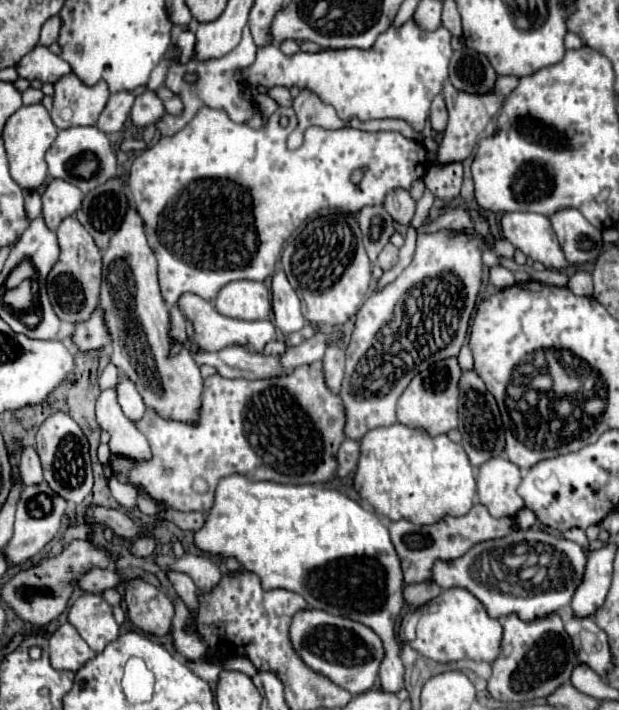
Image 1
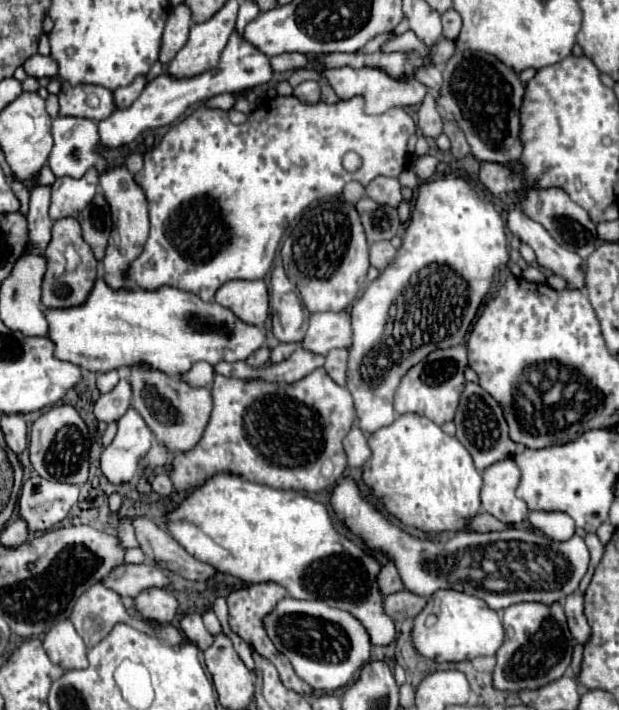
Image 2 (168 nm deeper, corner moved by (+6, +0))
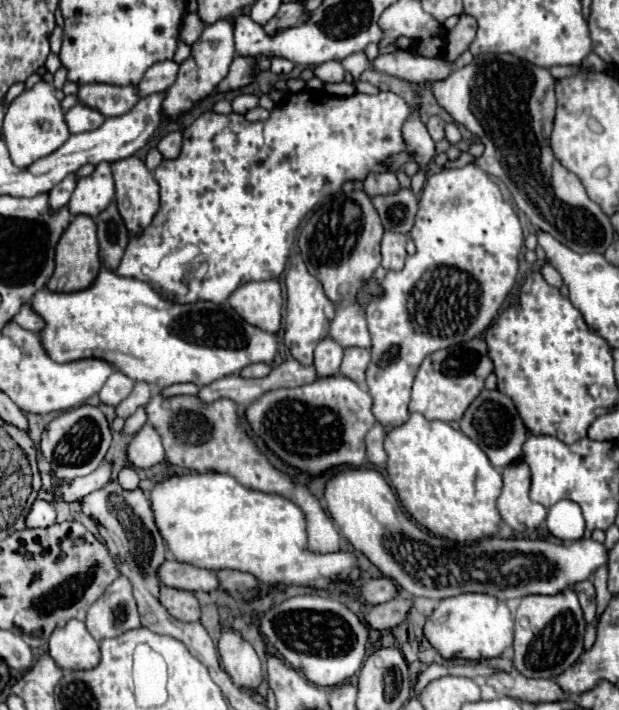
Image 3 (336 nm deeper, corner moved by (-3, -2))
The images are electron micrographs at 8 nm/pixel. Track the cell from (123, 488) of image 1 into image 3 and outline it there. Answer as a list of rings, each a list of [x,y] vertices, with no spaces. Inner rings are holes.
[[[144,424],[142,430],[130,442],[128,460],[132,462],[134,468],[150,468],[164,460],[162,440],[150,424]]]

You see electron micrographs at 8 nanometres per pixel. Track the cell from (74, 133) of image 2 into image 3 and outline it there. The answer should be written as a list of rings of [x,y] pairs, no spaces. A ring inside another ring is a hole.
[[[74,106],[66,112],[66,124],[68,124],[72,134],[94,130],[102,122],[104,122],[104,116],[100,112],[96,112],[94,108],[88,108],[88,106]]]

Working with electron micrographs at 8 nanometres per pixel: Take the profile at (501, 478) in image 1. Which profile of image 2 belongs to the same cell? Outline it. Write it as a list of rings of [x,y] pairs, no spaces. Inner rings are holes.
[[[513,458],[499,460],[483,470],[481,506],[501,522],[519,524],[527,518],[529,510],[523,500],[515,496],[519,484],[519,468]]]

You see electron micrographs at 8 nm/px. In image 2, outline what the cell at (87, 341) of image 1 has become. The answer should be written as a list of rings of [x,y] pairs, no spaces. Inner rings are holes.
[[[97,278],[85,304],[77,308],[57,308],[45,312],[49,320],[49,338],[55,342],[55,356],[59,360],[73,362],[81,368],[93,372],[109,372],[123,366],[135,366],[139,362],[149,364],[155,370],[161,370],[169,376],[185,374],[195,362],[205,360],[211,366],[217,362],[237,362],[247,360],[249,354],[259,350],[265,344],[265,332],[259,326],[245,324],[231,310],[219,306],[217,302],[203,302],[197,294],[163,286],[155,292],[123,288],[111,290],[103,278]]]

